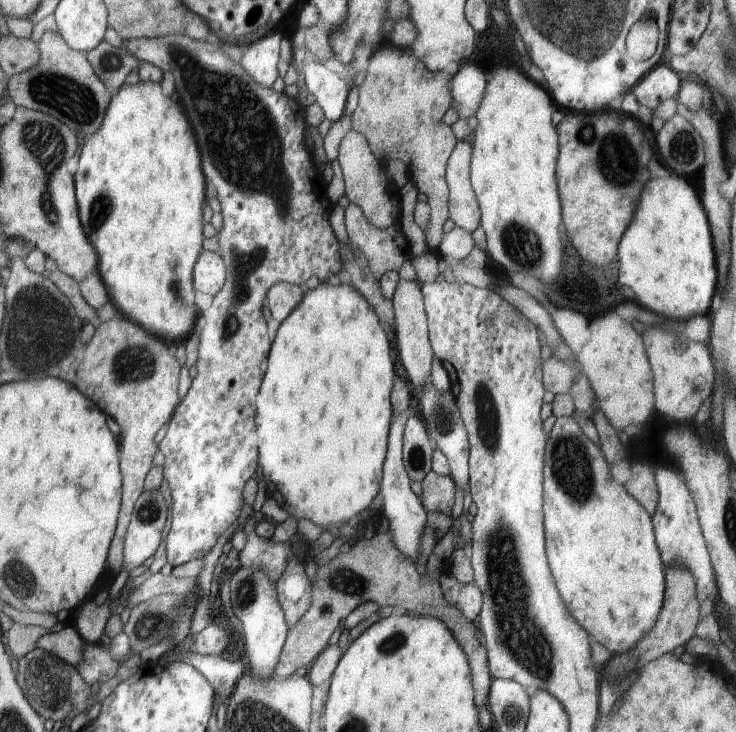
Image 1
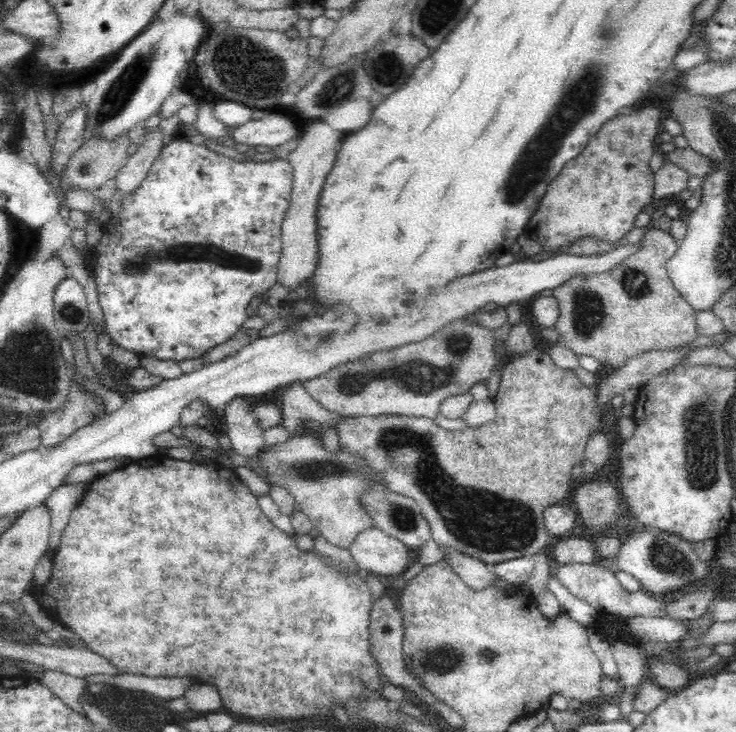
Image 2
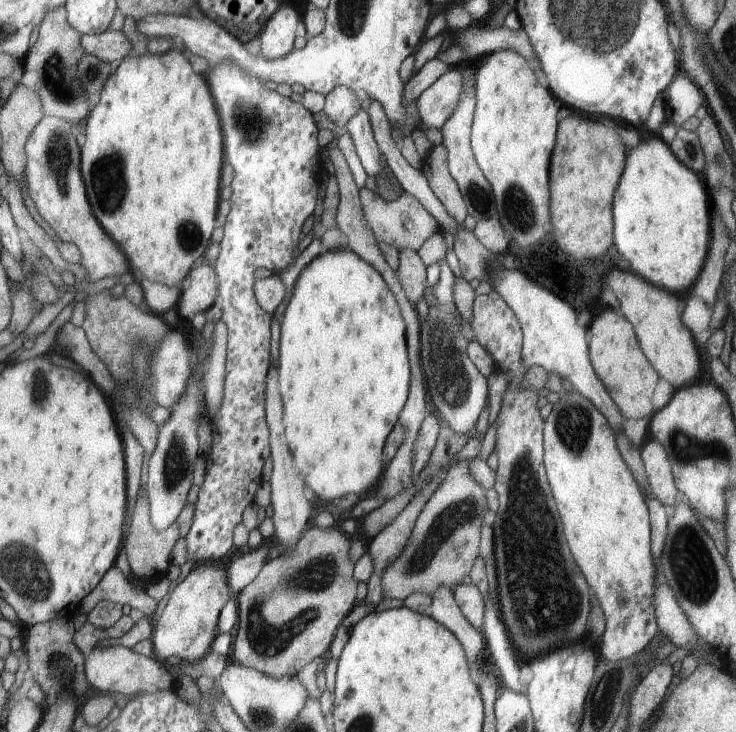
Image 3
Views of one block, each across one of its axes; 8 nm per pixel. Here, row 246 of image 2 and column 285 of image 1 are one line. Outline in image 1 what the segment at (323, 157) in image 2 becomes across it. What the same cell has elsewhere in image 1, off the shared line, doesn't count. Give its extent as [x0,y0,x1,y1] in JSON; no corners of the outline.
[267,282,302,321]

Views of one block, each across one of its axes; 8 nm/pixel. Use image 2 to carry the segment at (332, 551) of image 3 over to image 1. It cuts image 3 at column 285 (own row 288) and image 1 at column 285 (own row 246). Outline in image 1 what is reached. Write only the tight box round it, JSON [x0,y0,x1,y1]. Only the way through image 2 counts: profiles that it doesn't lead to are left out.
[273,529,491,708]

